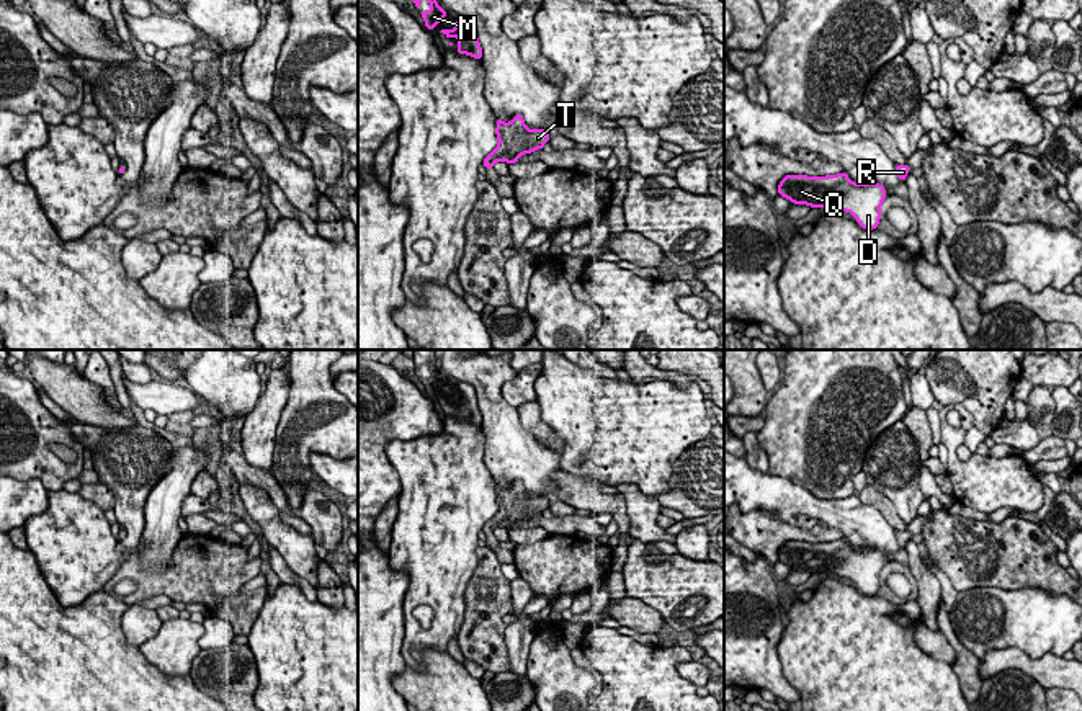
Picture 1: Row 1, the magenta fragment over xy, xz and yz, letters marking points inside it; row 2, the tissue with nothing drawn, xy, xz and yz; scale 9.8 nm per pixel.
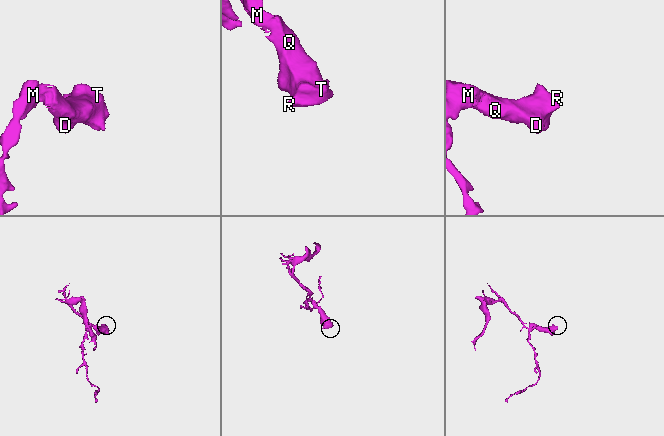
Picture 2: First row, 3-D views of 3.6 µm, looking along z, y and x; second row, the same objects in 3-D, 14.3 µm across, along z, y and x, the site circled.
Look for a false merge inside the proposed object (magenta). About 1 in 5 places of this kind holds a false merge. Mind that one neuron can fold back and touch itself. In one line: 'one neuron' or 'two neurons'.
one neuron

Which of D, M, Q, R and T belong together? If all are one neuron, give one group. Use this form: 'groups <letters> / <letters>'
groups D M Q R T

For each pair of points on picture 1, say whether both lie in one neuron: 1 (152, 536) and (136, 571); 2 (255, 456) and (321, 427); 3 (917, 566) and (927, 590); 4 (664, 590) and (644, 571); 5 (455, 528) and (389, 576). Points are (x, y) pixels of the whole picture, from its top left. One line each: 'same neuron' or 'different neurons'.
1: different neurons
2: different neurons
3: same neuron
4: same neuron
5: same neuron

